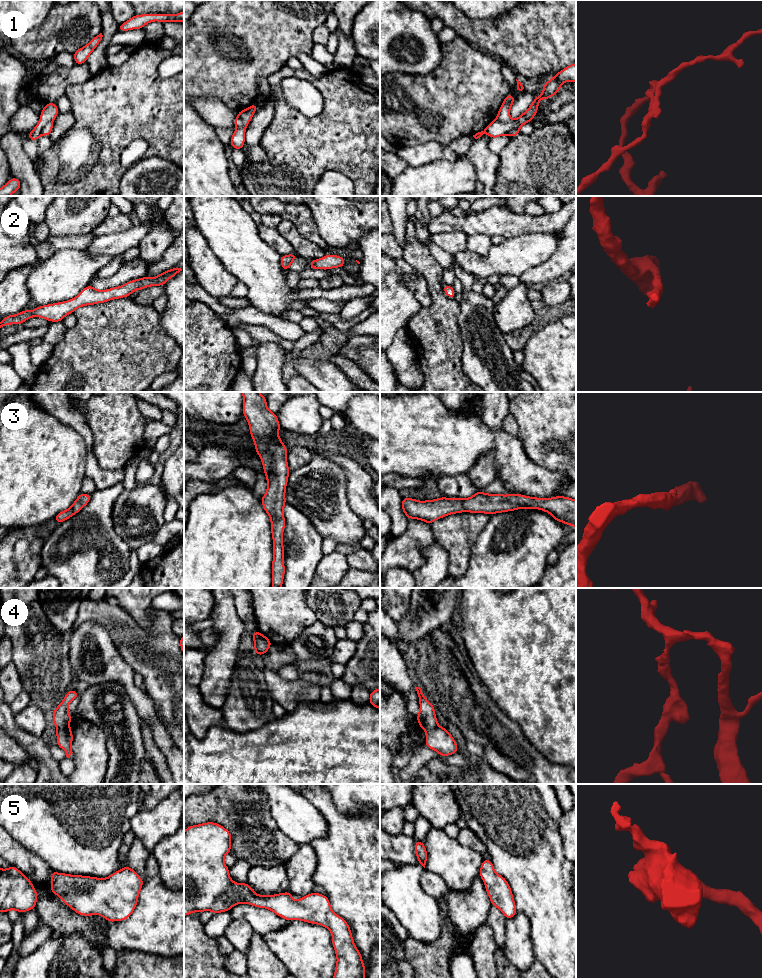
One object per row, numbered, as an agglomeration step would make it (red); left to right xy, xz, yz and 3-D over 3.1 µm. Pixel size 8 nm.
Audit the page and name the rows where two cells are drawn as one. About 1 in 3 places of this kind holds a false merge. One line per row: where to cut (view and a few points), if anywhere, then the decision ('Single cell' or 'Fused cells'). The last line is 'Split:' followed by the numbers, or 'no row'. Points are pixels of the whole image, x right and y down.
1: No split. Single cell
2: No split. Single cell
3: No split. Single cell
4: Split along yz (437, 724), (425, 731). Fused cells
5: No split. Single cell
Split: 4

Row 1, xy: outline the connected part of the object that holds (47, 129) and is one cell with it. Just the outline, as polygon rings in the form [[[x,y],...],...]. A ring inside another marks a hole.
[[[48,102],[40,113],[40,120],[34,129],[28,134],[27,138],[38,141],[41,135],[50,136],[53,130],[53,120],[59,114],[55,103]]]

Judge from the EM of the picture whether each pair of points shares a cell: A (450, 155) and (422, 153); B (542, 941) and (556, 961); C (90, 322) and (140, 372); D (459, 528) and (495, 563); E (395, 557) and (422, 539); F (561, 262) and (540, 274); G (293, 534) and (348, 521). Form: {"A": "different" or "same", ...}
{"A": "same", "B": "same", "C": "same", "D": "different", "E": "same", "F": "same", "G": "different"}

